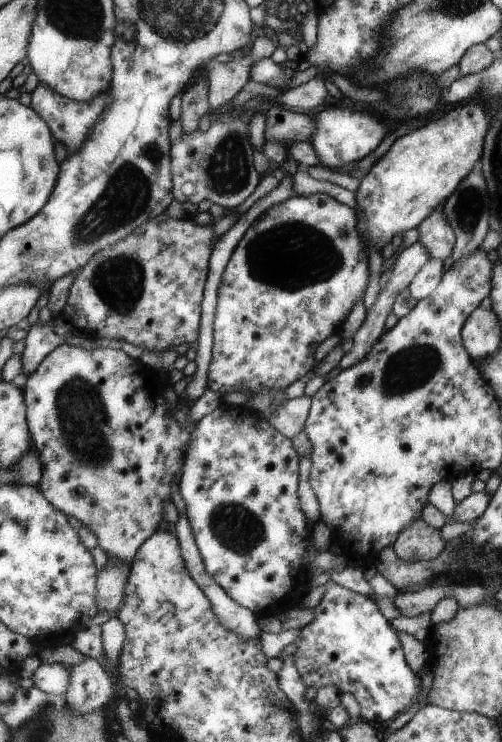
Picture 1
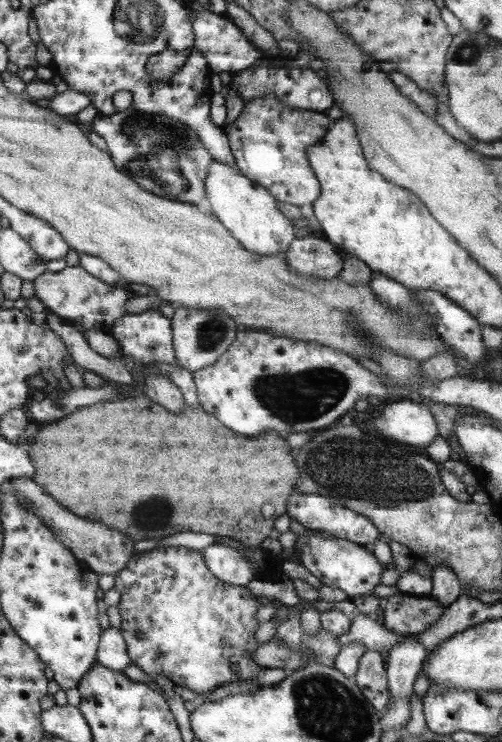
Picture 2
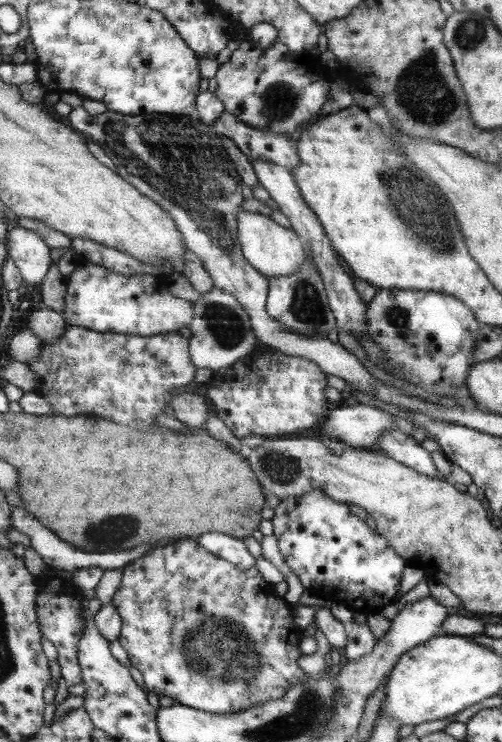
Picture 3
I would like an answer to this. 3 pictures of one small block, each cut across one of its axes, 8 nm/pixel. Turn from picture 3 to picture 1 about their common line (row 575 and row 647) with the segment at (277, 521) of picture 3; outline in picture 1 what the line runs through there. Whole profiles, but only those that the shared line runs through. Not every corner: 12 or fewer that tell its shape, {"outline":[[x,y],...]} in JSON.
{"outline":[[327,581],[291,644],[305,688],[365,722],[422,701],[369,597]]}

